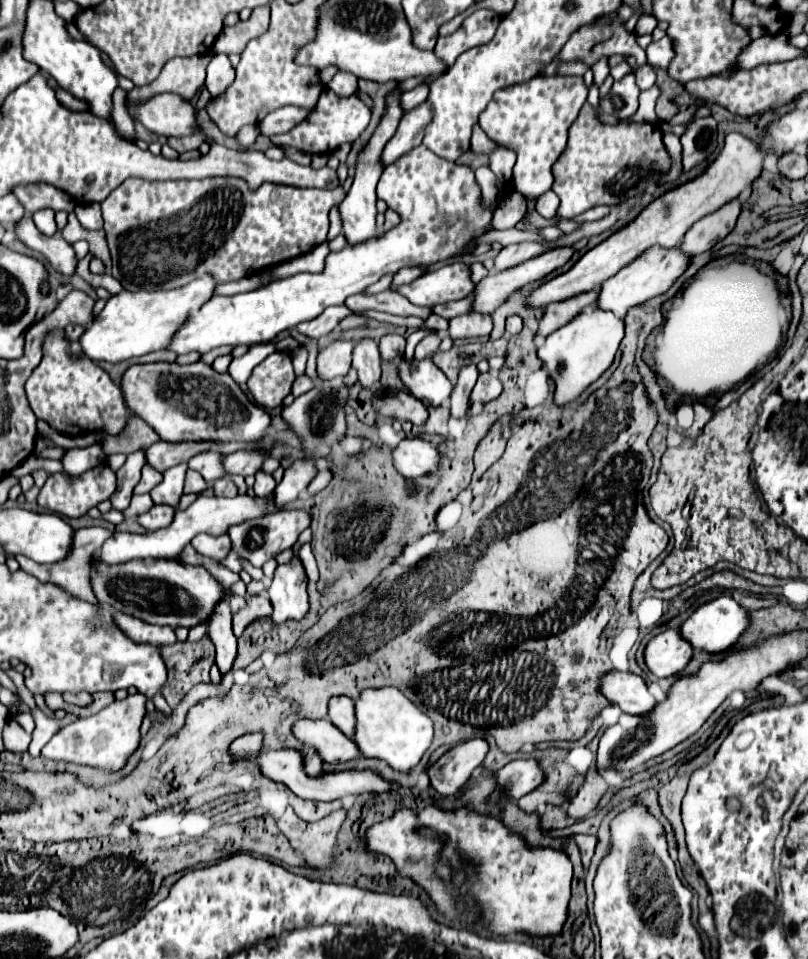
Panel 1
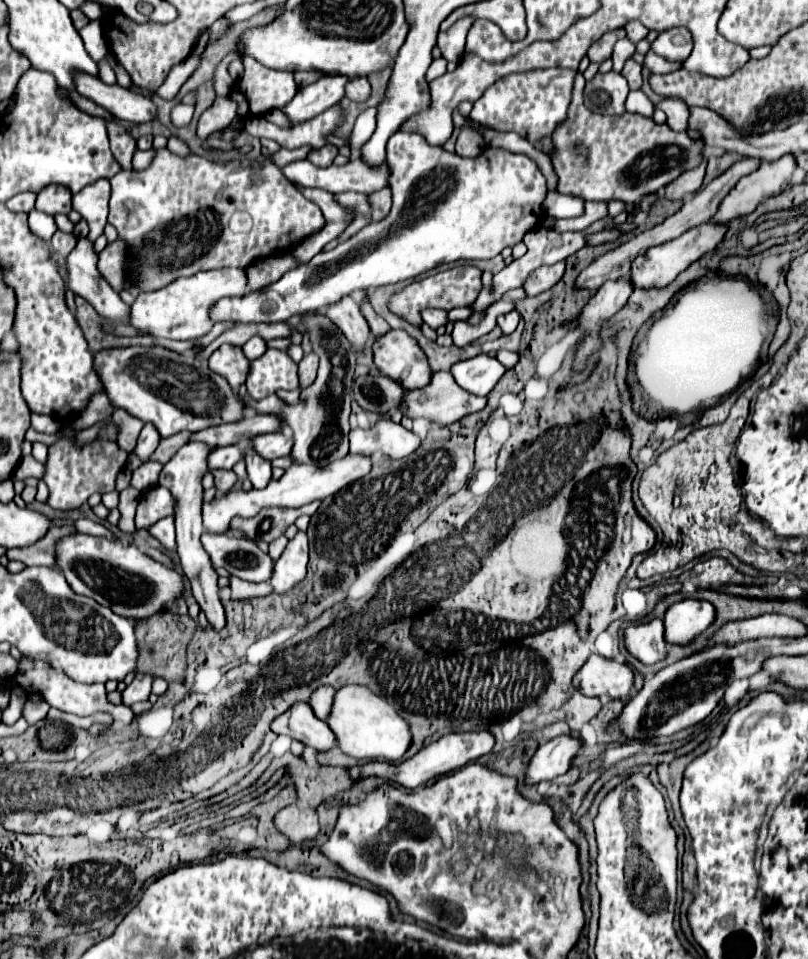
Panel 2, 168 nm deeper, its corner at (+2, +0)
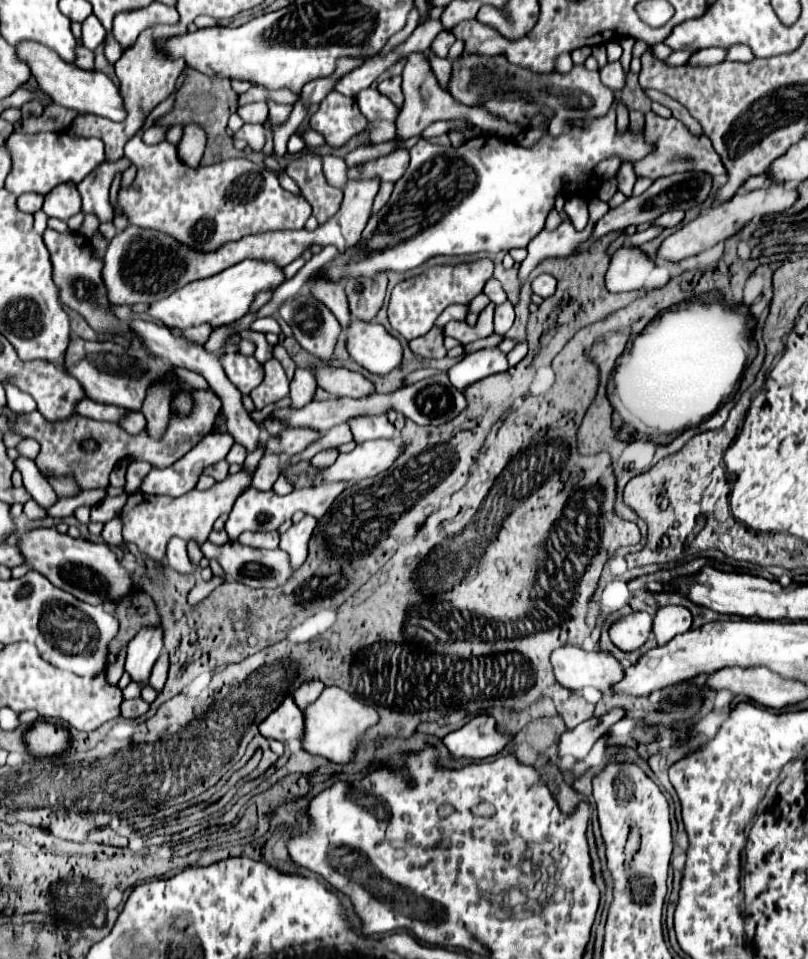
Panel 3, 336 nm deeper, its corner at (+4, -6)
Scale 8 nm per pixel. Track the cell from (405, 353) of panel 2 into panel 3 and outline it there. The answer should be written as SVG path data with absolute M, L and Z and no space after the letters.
M352 318L346 328L348 354L374 374L388 374L402 364L402 346L376 322L360 322Z

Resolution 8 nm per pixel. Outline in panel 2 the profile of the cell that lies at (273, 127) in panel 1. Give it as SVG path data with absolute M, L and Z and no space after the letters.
M322 76L318 82L300 88L294 100L290 100L290 104L280 110L292 124L306 122L340 102L344 98L344 84L348 80L350 78L346 76Z

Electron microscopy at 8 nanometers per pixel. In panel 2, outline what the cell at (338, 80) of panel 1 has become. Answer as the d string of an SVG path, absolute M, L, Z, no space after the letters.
M352 78L346 86L346 98L354 100L354 102L364 102L370 96L370 84L366 78Z

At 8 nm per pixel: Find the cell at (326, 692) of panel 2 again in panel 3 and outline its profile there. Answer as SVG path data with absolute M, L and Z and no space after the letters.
M314 680L314 682L304 682L302 686L298 686L298 688L292 692L292 698L294 698L296 706L298 706L300 710L304 710L308 704L312 704L312 702L320 696L322 688L324 688L324 684L318 682L318 680Z

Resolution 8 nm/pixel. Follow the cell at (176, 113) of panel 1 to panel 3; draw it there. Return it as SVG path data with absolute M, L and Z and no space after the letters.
M22 42L16 46L16 54L20 54L20 60L28 64L32 78L36 78L38 88L52 98L54 104L78 110L80 114L96 114L102 118L110 118L114 122L120 122L126 118L122 98L118 94L118 88L112 84L112 80L98 70L82 70L74 64L64 62L56 52L48 50L46 46L40 46L36 42Z

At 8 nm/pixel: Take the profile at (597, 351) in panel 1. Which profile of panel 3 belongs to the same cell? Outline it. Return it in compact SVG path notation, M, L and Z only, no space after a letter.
M618 248L606 274L606 288L610 292L630 292L644 286L646 276L654 270L656 262L640 248Z

